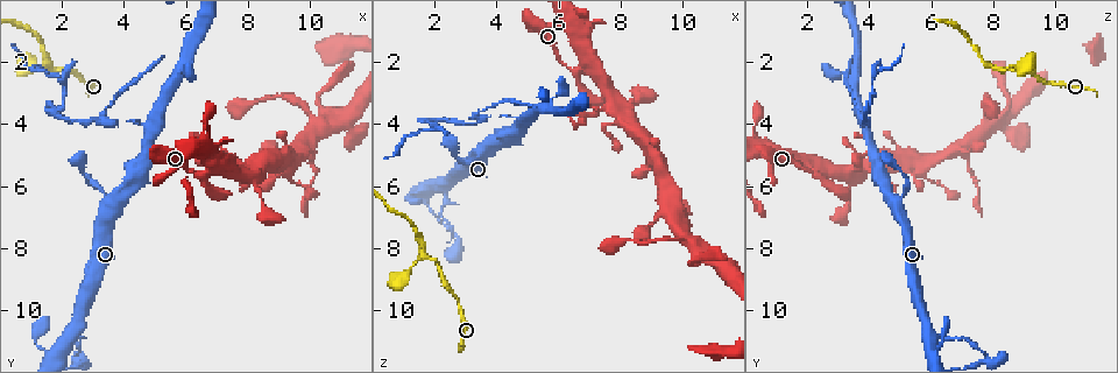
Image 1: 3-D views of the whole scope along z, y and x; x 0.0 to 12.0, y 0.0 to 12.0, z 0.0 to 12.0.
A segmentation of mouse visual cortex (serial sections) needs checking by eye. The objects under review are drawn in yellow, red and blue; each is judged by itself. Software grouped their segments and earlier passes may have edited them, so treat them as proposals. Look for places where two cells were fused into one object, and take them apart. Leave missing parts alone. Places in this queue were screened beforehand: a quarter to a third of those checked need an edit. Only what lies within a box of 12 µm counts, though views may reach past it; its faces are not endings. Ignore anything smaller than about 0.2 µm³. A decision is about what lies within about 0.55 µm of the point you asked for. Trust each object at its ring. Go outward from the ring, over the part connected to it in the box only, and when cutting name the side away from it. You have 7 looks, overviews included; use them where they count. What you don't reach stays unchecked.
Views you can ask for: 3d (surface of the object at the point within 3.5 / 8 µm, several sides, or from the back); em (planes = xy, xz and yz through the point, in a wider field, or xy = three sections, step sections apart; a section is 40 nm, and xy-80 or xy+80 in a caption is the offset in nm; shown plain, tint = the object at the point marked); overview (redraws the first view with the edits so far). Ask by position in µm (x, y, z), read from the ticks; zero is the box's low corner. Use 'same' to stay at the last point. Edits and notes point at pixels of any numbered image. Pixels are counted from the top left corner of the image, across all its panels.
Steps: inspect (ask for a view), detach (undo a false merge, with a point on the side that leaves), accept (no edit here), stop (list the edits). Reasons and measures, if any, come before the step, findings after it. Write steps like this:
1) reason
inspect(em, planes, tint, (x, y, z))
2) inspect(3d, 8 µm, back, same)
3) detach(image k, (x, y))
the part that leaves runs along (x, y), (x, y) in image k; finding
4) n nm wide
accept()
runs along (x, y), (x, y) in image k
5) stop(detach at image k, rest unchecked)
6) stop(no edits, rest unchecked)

arms part here
inspect(3d, 3.5 µm, (6.7, 5.5, 2.2))

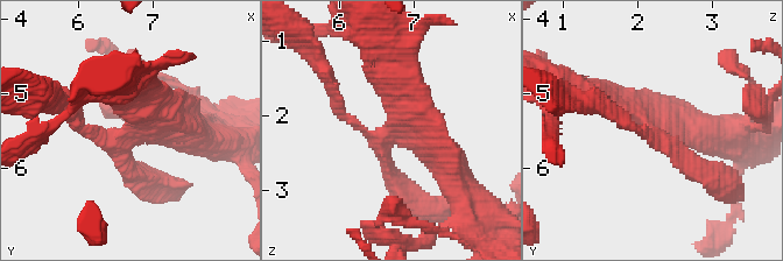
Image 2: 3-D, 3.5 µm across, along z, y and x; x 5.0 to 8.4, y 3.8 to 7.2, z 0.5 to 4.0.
inspect(em, xy, step 1, tint, (6.60, 5.55, 2.25))

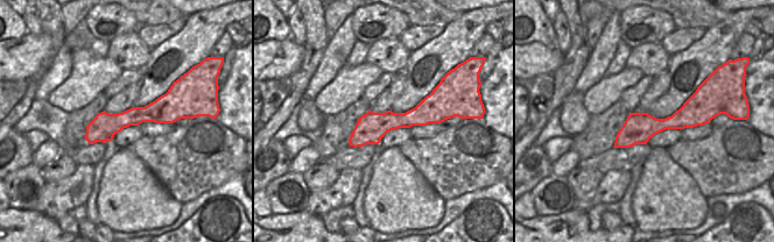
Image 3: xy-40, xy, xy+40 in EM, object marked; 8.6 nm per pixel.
accept()
runs along (333, 96), (369, 134), (406, 132), (448, 170) in image 2; one cell here

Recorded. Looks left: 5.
abrupt turn
inspect(3d, 8 µm, (1.9, 2.3, 8.3))

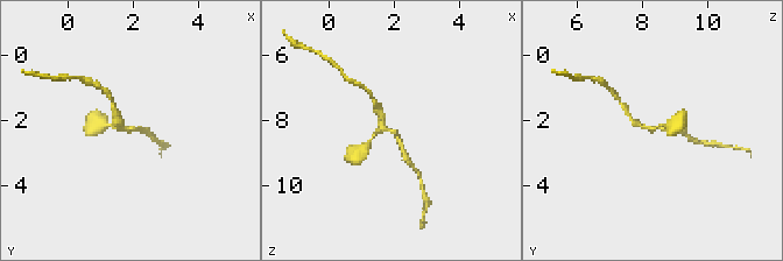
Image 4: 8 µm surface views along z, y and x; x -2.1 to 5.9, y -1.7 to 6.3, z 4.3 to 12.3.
zoom in
inspect(3d, 3.5 µm, (1.9, 2.2, 8.4))

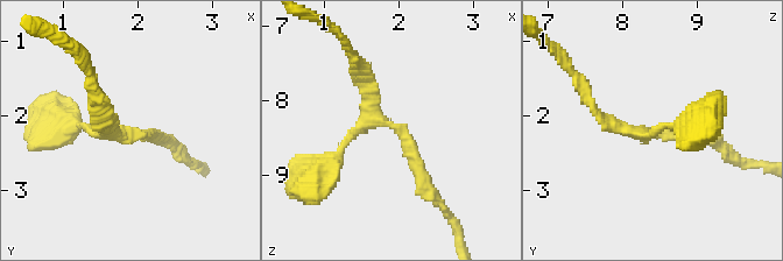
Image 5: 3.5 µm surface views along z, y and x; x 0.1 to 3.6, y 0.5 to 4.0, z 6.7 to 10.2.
inspect(em, xy, step 1, tint, (1.85, 2.25, 8.25))

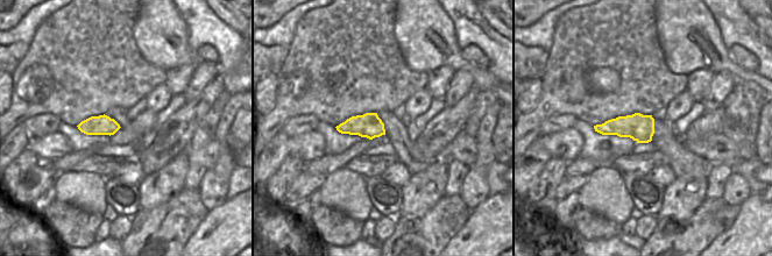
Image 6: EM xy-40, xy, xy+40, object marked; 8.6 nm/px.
accept()
one cell here

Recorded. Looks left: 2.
thin arm on a thick one
inspect(3d, 3.5 µm, (4.8, 4.1, 4.0))

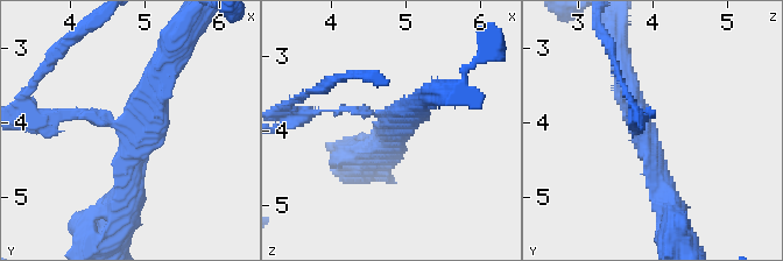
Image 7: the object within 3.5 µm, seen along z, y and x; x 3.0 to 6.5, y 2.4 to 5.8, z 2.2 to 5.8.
detach(image 7, (70, 114))
the part that leaves runs along (107, 124), (92, 112), (32, 115) in image 7; a second cell is stuck on

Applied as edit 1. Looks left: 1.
stop(detach at image 7, rest unchecked)

